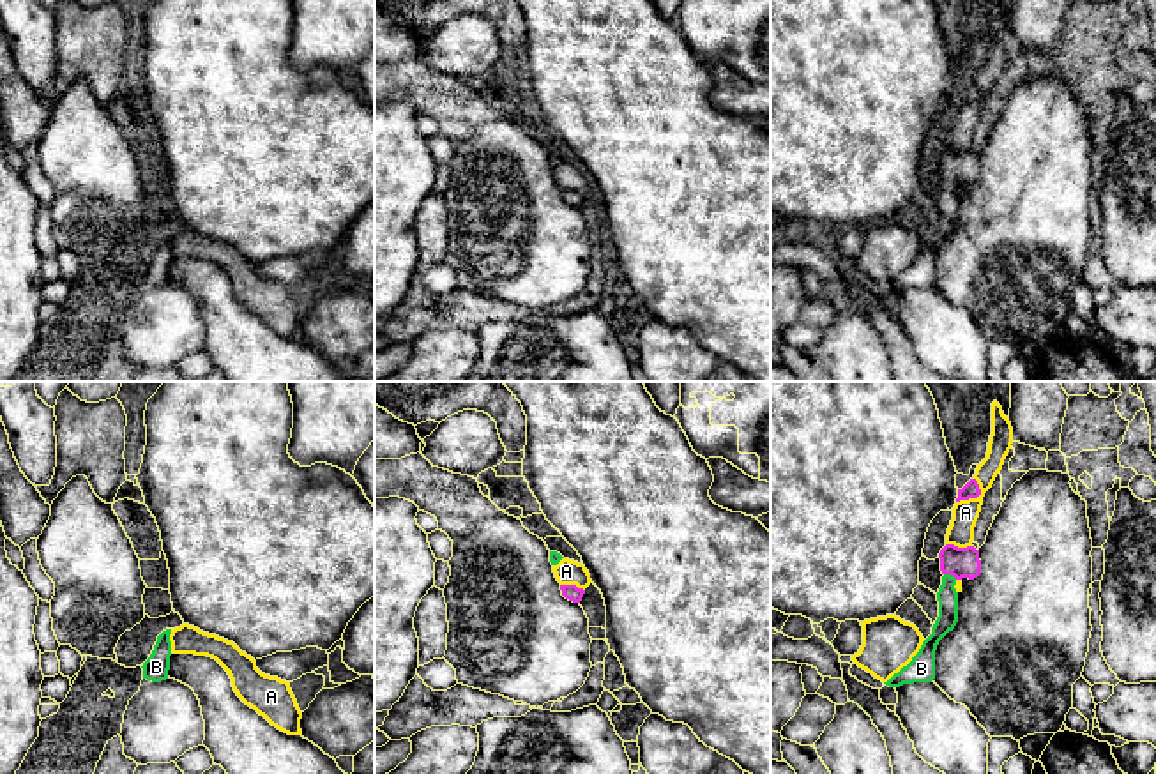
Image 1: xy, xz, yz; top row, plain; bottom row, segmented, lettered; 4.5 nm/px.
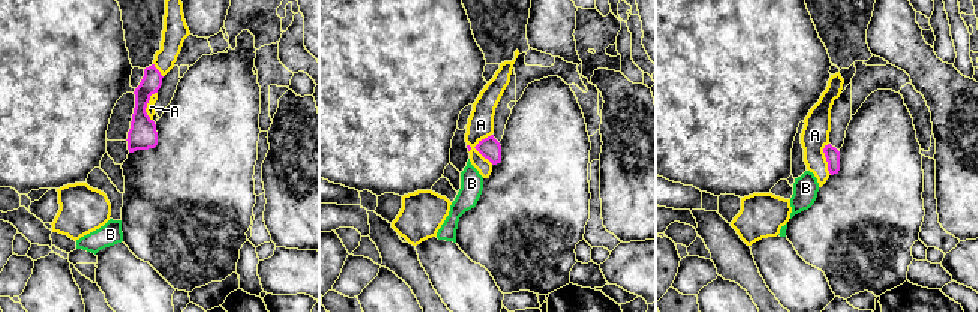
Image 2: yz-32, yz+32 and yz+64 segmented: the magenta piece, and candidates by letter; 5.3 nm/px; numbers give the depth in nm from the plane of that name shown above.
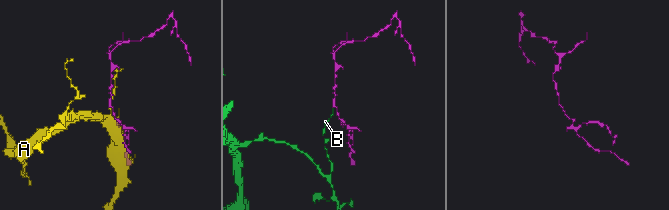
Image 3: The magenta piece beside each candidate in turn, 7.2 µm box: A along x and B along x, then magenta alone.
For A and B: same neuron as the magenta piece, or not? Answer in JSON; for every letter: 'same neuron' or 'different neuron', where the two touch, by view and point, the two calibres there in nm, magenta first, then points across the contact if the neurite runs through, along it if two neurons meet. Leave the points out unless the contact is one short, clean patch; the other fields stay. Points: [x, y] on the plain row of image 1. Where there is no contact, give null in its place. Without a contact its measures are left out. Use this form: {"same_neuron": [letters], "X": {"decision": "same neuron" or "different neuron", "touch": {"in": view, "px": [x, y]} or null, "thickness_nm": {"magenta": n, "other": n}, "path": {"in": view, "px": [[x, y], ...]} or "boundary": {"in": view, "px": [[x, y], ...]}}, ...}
{"same_neuron": ["B"], "A": {"decision": "different neuron", "touch": {"in": "yz", "px": [976, 101]}, "thickness_nm": {"magenta": 80, "other": 120}}, "B": {"decision": "same neuron", "touch": {"in": "yz", "px": [951, 179]}, "thickness_nm": {"magenta": 140, "other": 100}, "path": {"in": "yz", "px": [[962, 166], [951, 179], [948, 202]]}}}

